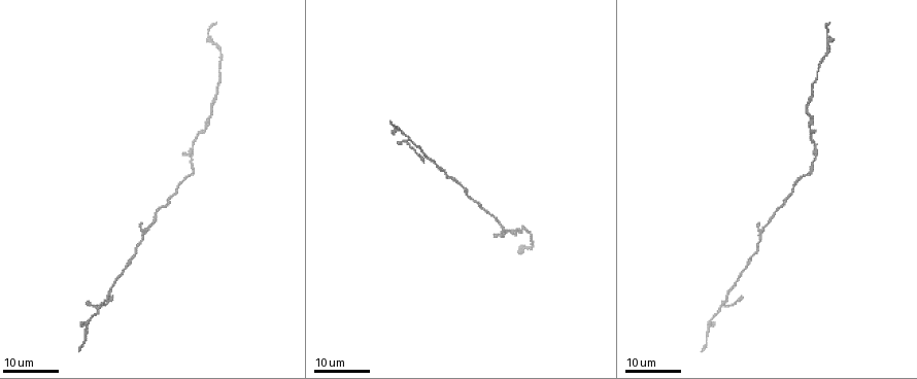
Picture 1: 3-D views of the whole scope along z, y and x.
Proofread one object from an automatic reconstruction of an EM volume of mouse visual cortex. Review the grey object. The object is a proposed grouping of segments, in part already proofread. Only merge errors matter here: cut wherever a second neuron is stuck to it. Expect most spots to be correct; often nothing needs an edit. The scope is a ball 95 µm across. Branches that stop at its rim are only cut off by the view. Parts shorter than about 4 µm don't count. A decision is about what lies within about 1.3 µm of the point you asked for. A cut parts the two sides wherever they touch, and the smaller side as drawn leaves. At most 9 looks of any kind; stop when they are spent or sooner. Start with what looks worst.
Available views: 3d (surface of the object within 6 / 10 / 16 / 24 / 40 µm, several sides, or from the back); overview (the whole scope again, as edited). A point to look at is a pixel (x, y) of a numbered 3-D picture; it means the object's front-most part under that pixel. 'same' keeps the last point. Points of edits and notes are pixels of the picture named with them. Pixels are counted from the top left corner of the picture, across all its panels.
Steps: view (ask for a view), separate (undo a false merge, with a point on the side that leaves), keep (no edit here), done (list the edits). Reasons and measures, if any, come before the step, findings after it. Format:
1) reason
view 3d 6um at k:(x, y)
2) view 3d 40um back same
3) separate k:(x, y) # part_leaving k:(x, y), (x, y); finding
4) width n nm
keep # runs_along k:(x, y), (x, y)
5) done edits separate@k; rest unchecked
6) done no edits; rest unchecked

looks like a crossing
view 3d 24um at 1:(96, 309)

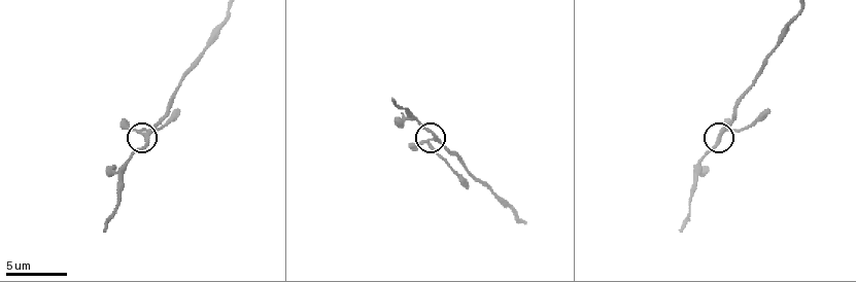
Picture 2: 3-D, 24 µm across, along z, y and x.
closer look
view 3d 10um at 2:(143, 132)

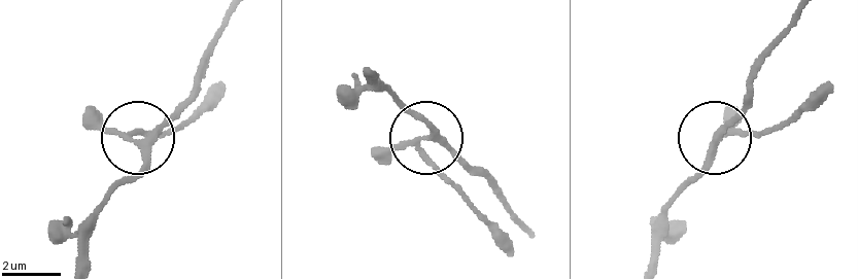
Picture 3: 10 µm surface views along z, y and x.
arms 4
separate 3:(445, 178) # part_leaving 3:(416, 149), (507, 255); a second neuron is stuck on

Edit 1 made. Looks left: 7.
calibre changes
view 3d 16um at 2:(210, 41)

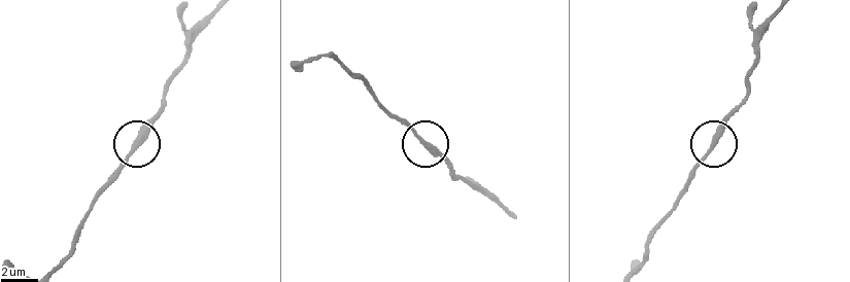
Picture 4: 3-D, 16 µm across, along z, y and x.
view 3d 6um at 4:(426, 144)

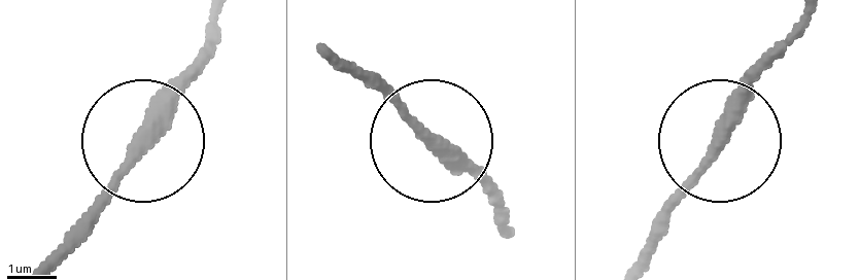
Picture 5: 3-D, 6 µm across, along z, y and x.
keep # one neuron here

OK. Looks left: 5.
thin arm on a thick one
view 3d 24um at 1:(758, 233)

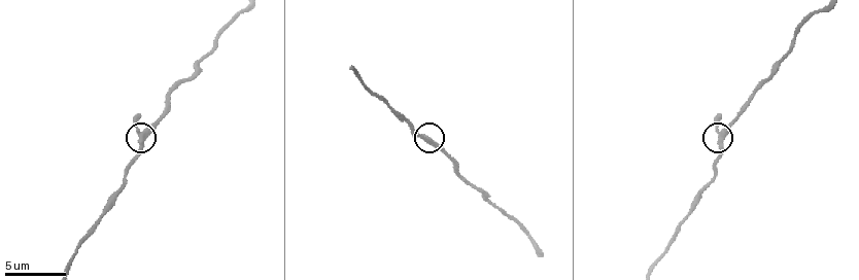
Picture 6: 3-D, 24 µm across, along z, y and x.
view 3d 6um at 6:(141, 140)

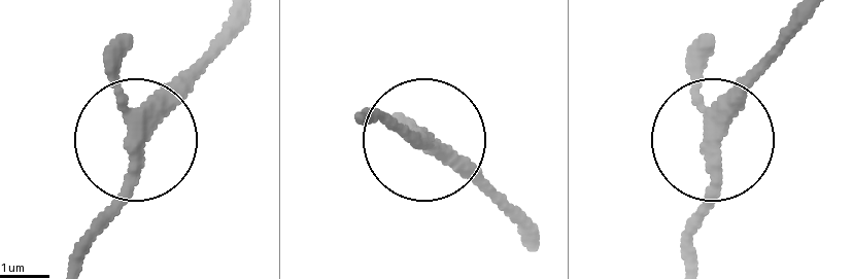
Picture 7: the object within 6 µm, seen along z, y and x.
keep # runs_along 7:(812, 13), (714, 137), (697, 259); continuous, no second neuron

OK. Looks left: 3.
three-way junction
view 3d 24um at 1:(810, 127)

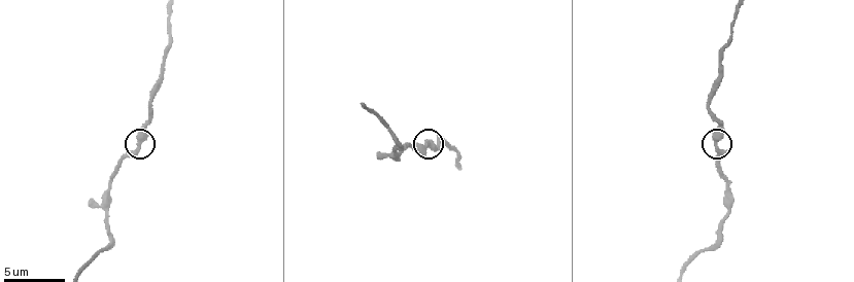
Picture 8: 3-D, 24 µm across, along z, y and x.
view 3d 6um at 8:(719, 149)

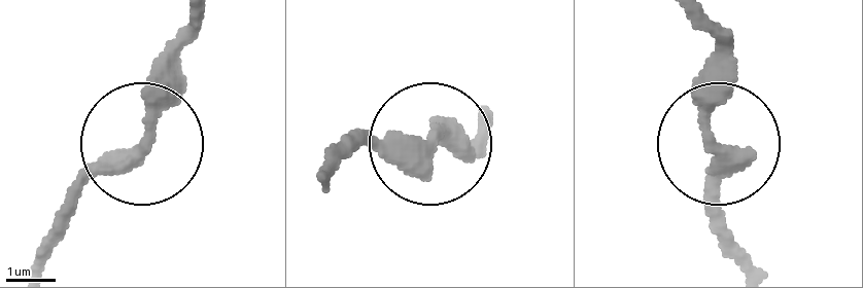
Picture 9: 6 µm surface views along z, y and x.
view 3d 6um back at 9:(434, 137)

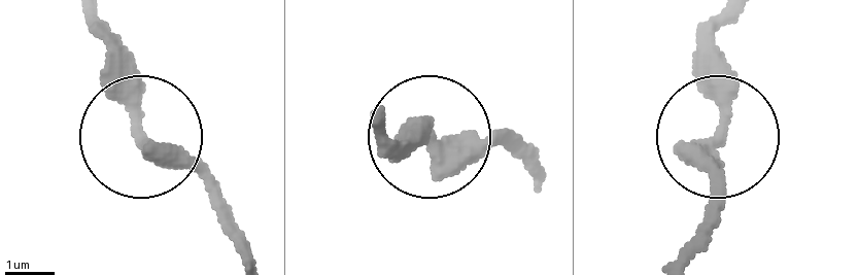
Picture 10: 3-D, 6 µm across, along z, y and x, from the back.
keep # runs_along 10:(687, 253), (720, 118), (708, 24); all the same neuron

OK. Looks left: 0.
done edits separate@3; rest unchecked

